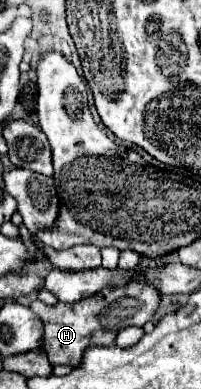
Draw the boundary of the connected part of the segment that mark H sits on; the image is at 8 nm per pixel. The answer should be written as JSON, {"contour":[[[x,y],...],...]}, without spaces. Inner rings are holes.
{"contour":[[[141,257],[141,265],[135,267],[135,277],[127,281],[125,285],[115,285],[109,289],[101,289],[101,293],[93,297],[85,297],[77,303],[55,303],[45,305],[39,299],[31,303],[31,309],[41,317],[45,325],[45,337],[43,337],[43,349],[51,361],[51,365],[73,365],[77,367],[83,359],[83,353],[87,347],[93,345],[113,345],[117,331],[125,329],[129,325],[143,327],[151,317],[155,315],[161,293],[155,285],[149,285],[143,279],[145,269],[161,269],[165,267],[163,257]]]}

